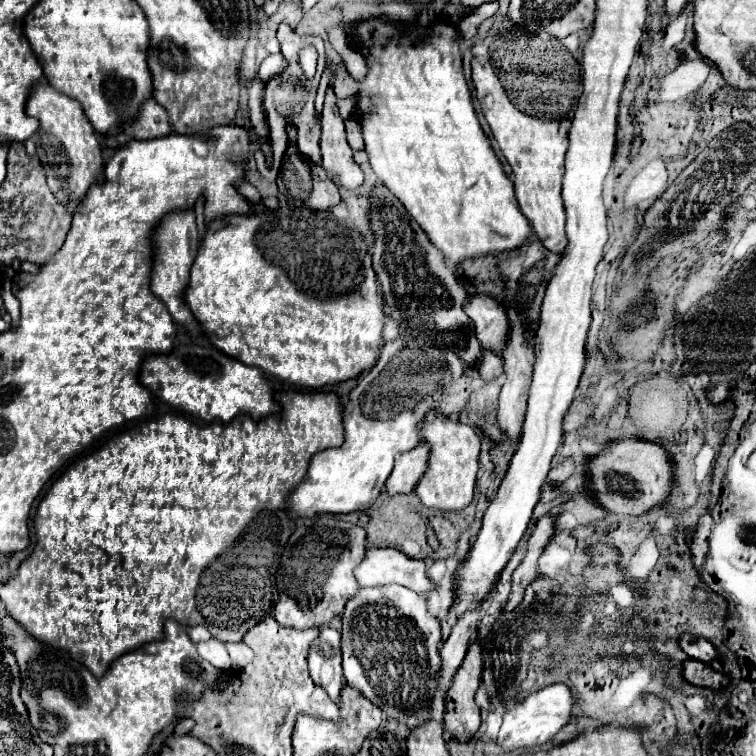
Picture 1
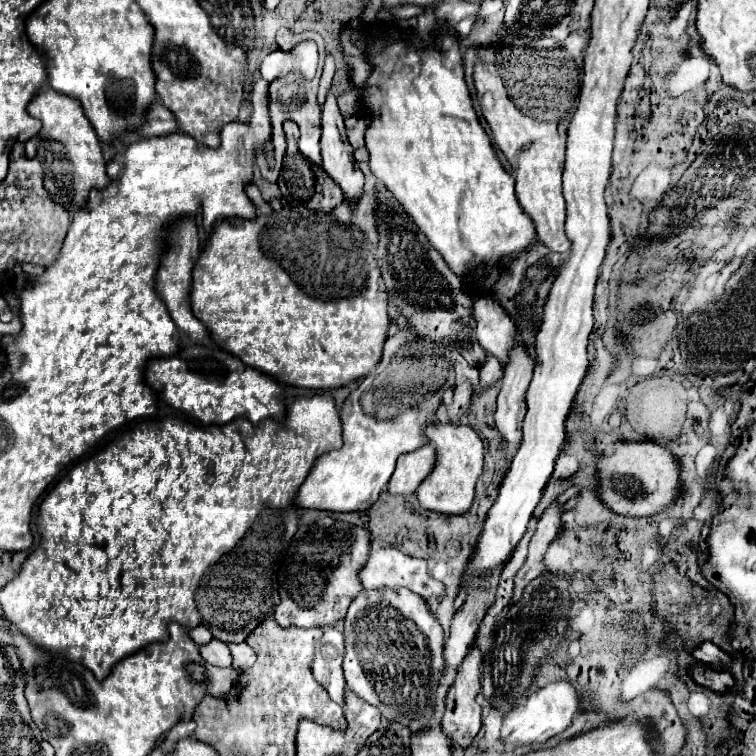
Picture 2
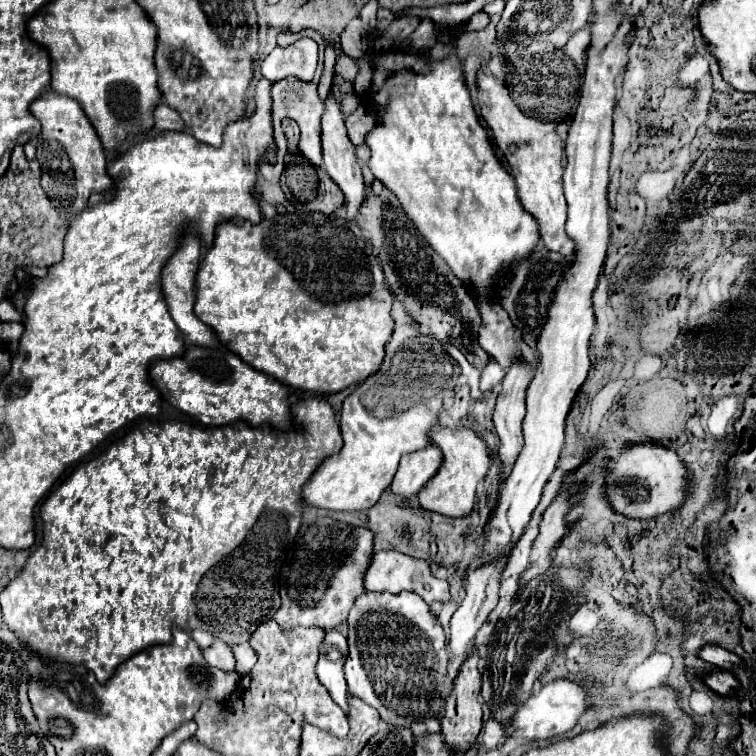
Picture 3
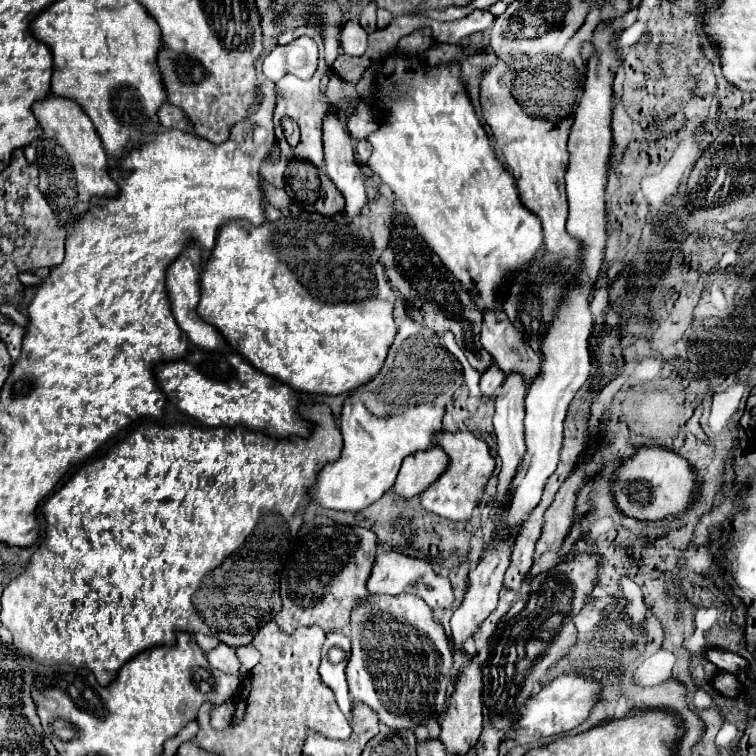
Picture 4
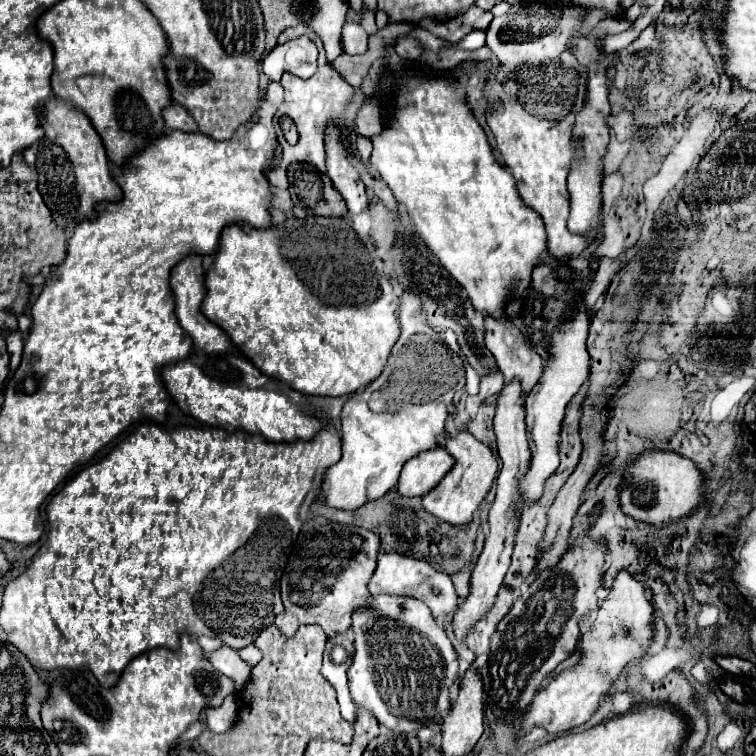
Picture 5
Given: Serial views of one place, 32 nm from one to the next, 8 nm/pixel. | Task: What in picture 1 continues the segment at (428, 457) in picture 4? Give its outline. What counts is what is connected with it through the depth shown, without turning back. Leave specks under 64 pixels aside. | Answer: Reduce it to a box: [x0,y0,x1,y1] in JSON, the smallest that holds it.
[386,444,428,496]

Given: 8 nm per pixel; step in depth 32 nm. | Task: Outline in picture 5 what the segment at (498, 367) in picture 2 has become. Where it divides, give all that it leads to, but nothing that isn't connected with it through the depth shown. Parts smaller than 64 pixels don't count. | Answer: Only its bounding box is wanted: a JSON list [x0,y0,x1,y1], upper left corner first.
[478,372,504,402]

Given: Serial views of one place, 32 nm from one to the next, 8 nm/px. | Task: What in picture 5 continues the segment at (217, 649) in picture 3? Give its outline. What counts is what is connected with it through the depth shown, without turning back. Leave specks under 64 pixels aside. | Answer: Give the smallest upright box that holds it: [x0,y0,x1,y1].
[210,646,252,694]

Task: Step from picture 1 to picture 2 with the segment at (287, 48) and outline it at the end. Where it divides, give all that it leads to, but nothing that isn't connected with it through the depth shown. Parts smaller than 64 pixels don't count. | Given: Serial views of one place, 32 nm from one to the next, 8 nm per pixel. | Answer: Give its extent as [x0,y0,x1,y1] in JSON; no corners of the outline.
[276,27,306,48]

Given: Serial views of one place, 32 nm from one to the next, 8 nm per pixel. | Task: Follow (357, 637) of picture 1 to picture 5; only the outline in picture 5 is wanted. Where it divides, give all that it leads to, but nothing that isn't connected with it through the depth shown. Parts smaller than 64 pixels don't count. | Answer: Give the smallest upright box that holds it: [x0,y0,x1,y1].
[348,596,458,734]

